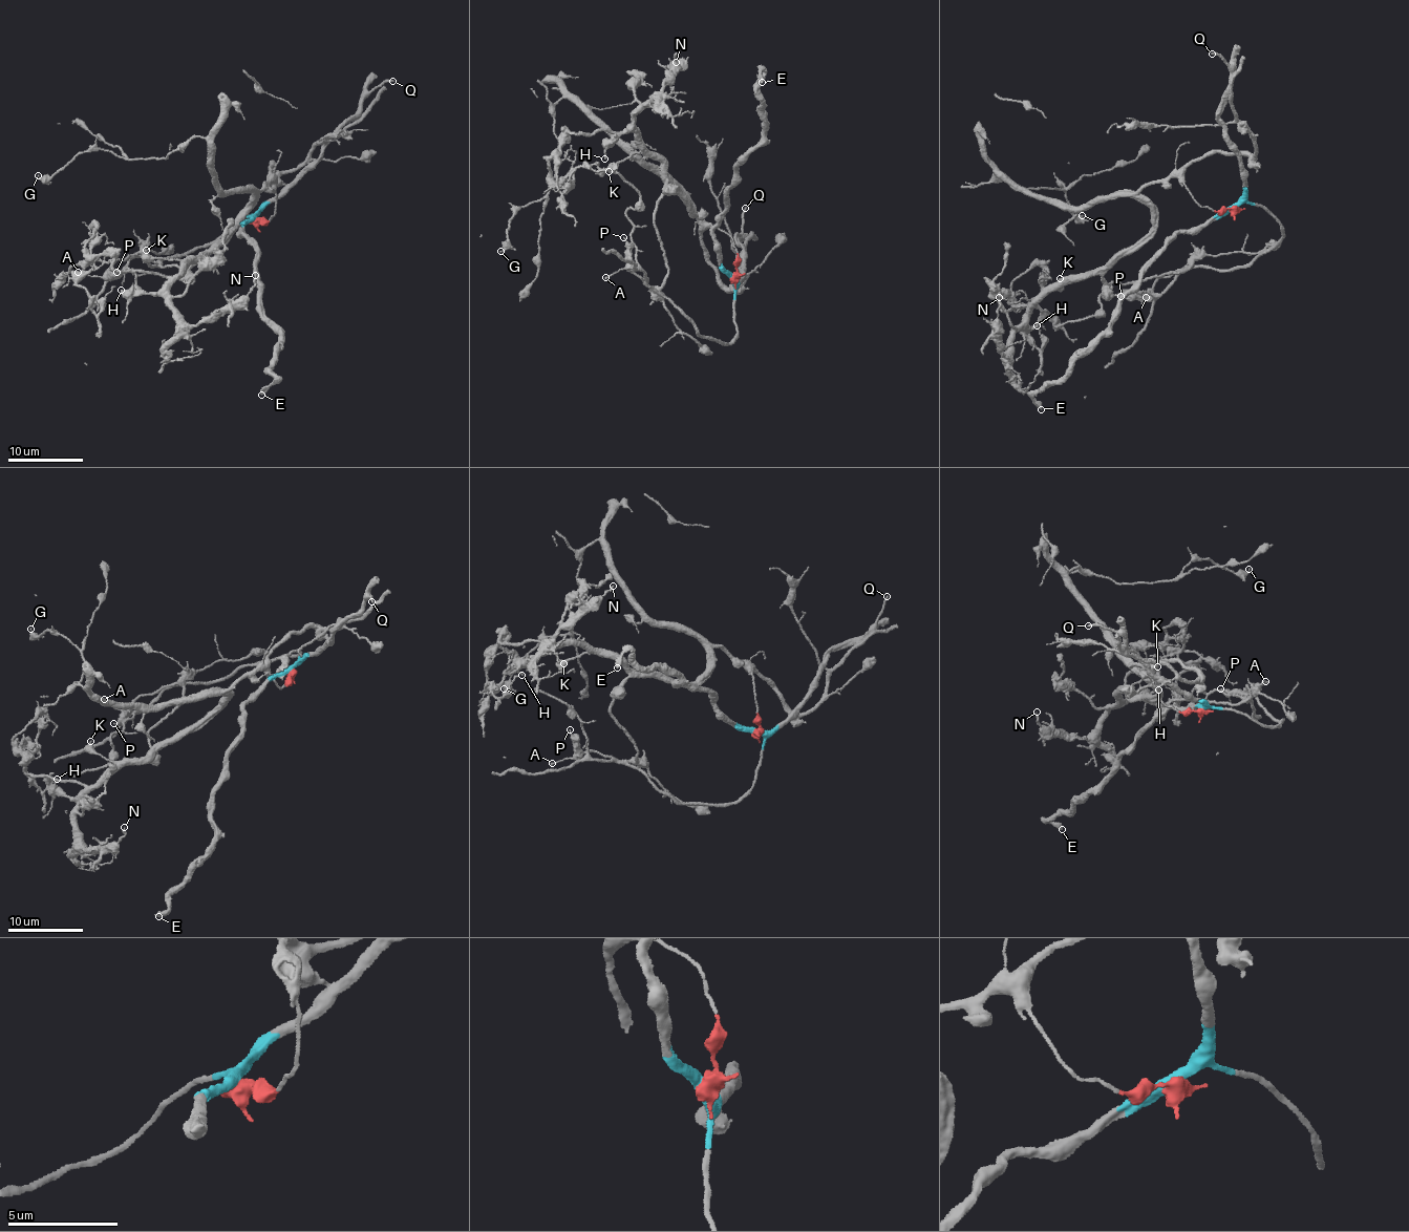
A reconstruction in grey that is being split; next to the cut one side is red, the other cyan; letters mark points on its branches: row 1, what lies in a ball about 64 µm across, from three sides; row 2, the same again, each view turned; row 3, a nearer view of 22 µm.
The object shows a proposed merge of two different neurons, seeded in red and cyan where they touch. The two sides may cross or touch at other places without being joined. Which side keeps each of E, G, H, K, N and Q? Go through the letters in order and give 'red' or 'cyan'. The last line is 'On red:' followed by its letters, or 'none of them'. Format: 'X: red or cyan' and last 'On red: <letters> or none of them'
E: cyan
G: red
H: red
K: red
N: red
Q: cyan
On red: G, H, K, N

